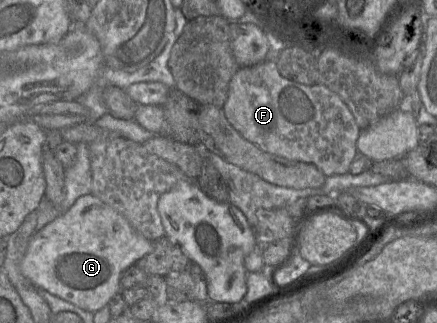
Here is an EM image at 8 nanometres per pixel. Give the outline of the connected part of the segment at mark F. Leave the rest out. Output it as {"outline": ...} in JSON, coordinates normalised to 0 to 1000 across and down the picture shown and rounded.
{"outline":[[[629,183],[549,207],[526,248],[508,337],[524,381],[597,464],[661,495],[719,508],[746,548],[796,536],[817,474],[815,437],[826,399],[776,294],[739,260],[693,263],[650,241],[634,214]]]}

